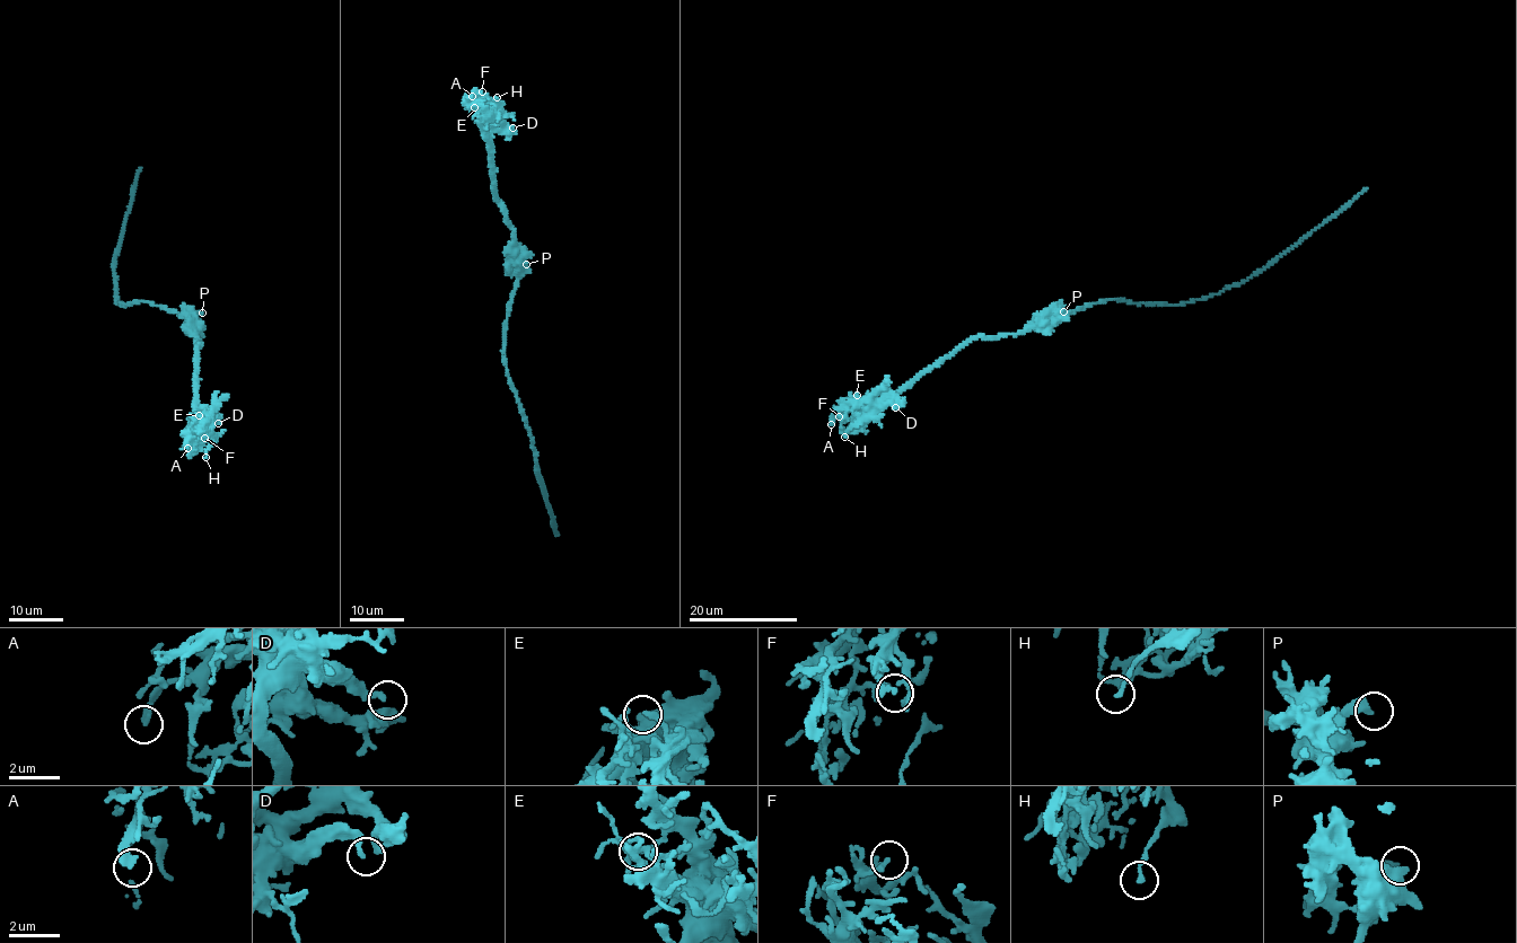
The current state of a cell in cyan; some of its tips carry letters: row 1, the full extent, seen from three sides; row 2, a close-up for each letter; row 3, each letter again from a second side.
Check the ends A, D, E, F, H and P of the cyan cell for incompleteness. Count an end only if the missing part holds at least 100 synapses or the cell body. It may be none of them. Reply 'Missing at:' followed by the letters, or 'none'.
Missing at: none

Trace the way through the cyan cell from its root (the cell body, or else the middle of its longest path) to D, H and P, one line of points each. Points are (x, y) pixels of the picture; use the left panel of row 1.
D: (156, 305), (190, 316), (195, 323), (194, 337), (201, 345), (192, 416), (218, 423)
H: (156, 305), (190, 316), (195, 323), (194, 337), (201, 345), (192, 416), (204, 423), (211, 434), (205, 457)
P: (156, 305), (183, 315), (202, 313)

